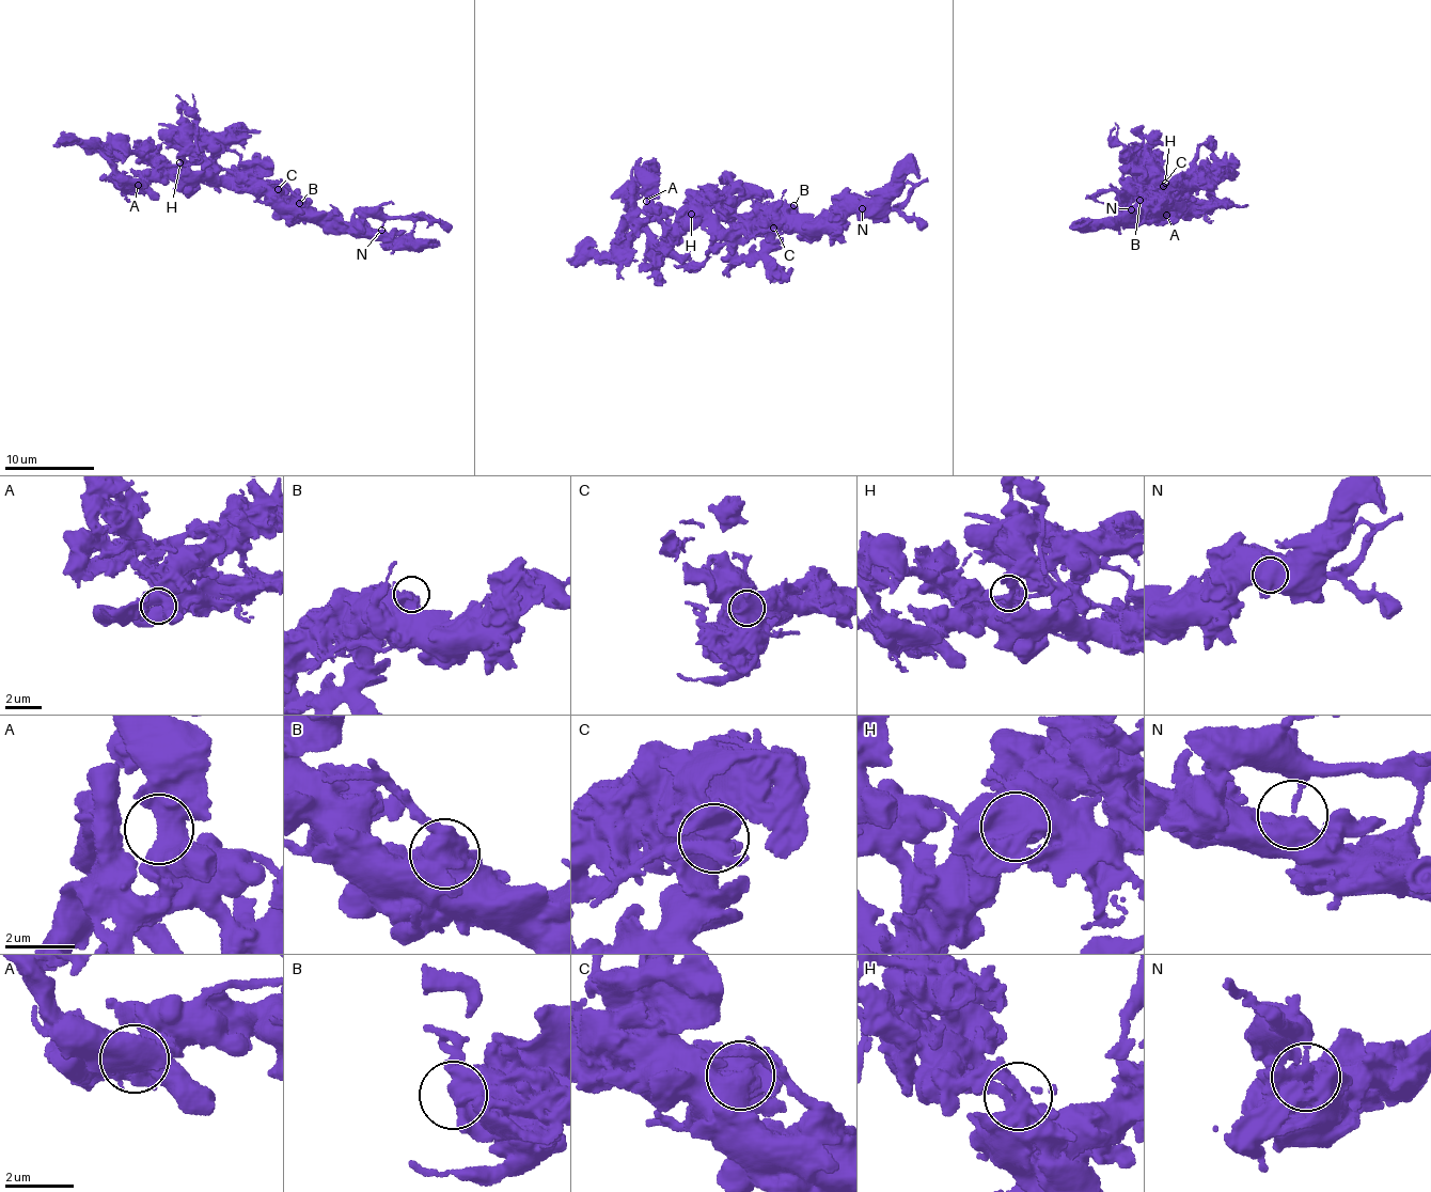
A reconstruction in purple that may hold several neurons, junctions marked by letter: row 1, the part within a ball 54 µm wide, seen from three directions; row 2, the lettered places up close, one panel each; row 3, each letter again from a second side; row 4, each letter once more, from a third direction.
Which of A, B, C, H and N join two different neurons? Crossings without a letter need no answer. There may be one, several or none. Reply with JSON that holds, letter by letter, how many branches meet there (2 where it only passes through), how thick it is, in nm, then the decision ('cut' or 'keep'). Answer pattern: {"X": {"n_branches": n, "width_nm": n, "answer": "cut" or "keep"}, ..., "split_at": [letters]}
{"A": {"n_branches": 2, "width_nm": 600, "answer": "keep"}, "B": {"n_branches": 3, "width_nm": 550, "answer": "keep"}, "C": {"n_branches": 2, "width_nm": 600, "answer": "keep"}, "H": {"n_branches": 4, "width_nm": 300, "answer": "keep"}, "N": {"n_branches": 2, "width_nm": 480, "answer": "keep"}, "split_at": []}

